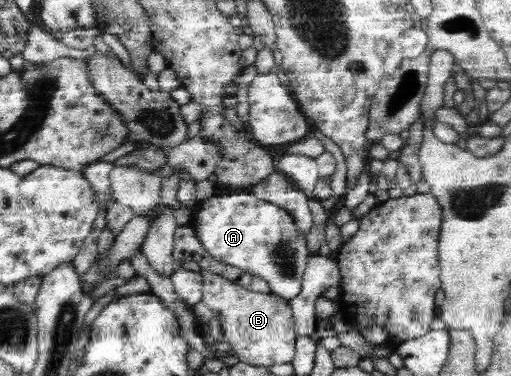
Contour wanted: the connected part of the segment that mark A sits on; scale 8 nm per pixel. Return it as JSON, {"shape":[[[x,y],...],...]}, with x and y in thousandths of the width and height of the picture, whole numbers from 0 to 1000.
{"shape":[[[450,503],[442,519],[415,519],[409,529],[372,543],[374,588],[384,633],[395,660],[417,686],[440,705],[462,710],[483,731],[509,734],[524,761],[528,777],[552,795],[571,795],[587,779],[587,763],[601,697],[607,684],[601,654],[601,622],[591,622],[579,606],[579,590],[556,556],[501,527],[489,503]]]}

